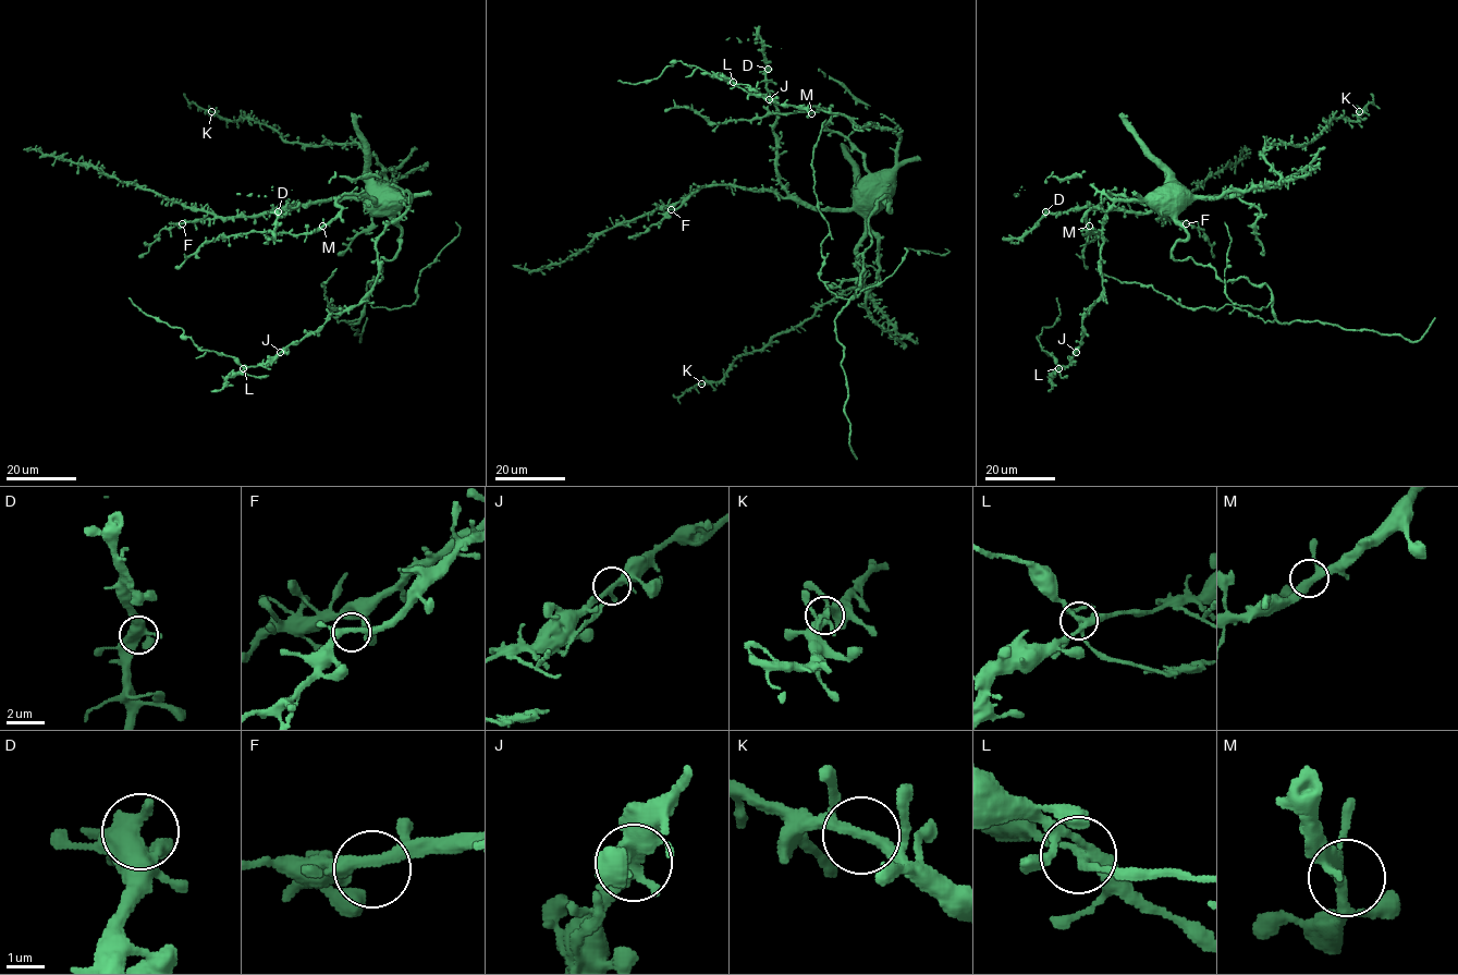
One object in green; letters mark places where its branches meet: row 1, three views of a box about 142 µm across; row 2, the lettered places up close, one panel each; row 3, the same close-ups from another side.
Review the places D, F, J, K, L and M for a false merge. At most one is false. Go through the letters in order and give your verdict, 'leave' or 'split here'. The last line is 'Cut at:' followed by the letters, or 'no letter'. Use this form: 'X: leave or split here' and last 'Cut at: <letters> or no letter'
D: leave
F: leave
J: leave
K: leave
L: split here
M: leave
Cut at: L

